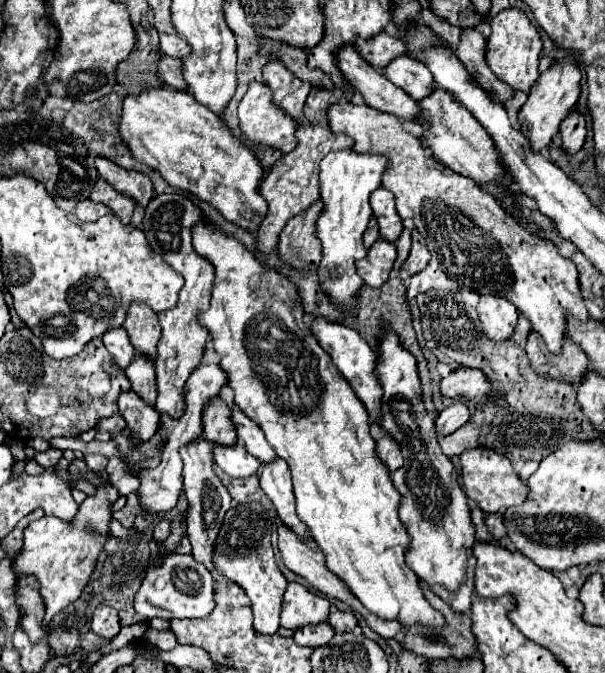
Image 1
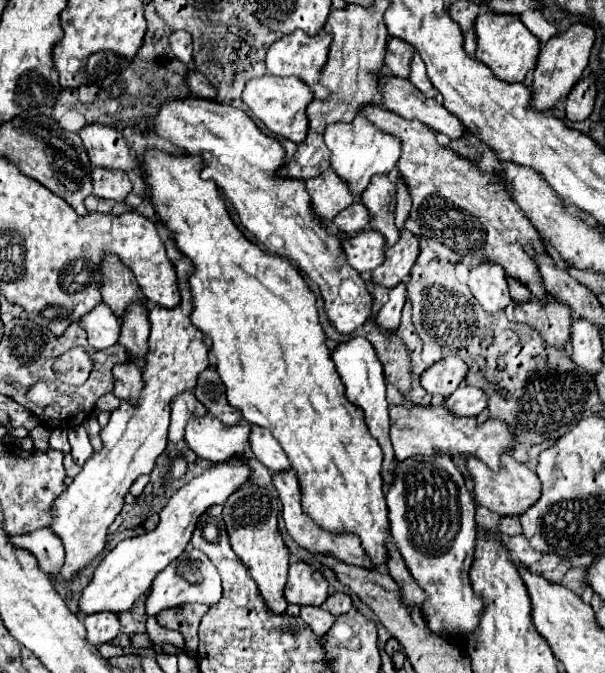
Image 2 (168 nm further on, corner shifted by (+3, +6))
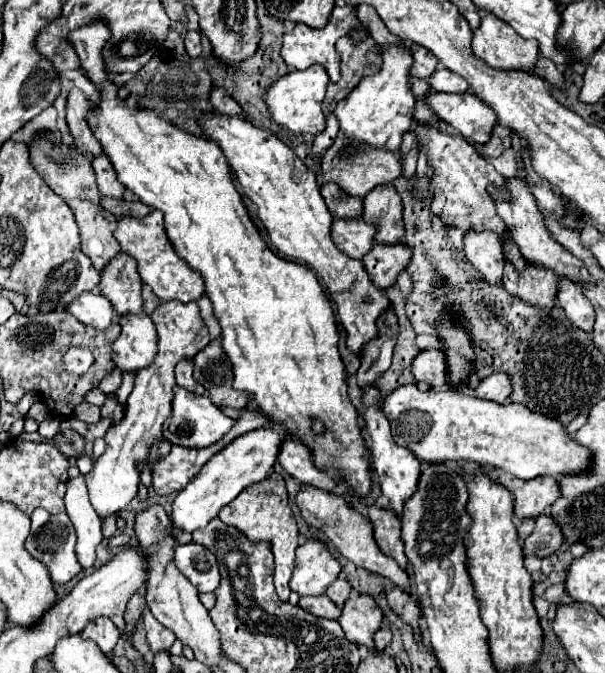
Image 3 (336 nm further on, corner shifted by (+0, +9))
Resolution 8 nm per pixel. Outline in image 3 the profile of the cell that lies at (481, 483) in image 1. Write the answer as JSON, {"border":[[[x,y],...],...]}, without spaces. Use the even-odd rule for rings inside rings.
{"border":[[[509,474],[509,482],[503,482],[501,478],[499,482],[515,496],[515,516],[519,520],[537,518],[559,498],[559,478],[543,476],[535,480],[521,480]]]}

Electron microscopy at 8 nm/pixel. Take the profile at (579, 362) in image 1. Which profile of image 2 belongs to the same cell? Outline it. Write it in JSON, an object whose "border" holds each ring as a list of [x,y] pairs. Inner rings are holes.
{"border":[[[530,301],[516,305],[514,315],[518,323],[536,329],[548,345],[558,349],[566,349],[570,345],[570,327],[574,319],[566,305],[556,301],[550,301],[548,305]]]}

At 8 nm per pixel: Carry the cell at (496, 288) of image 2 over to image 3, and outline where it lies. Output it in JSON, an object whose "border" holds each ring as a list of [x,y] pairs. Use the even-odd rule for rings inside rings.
{"border":[[[465,232],[463,236],[467,260],[483,274],[489,284],[501,284],[505,254],[501,238],[495,232]]]}

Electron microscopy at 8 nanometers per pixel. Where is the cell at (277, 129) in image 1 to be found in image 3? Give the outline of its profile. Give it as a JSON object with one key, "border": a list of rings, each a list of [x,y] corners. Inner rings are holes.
{"border":[[[315,64],[301,72],[289,72],[279,78],[271,88],[267,88],[267,106],[273,120],[295,134],[321,134],[325,130],[325,116],[321,112],[321,102],[325,98],[329,78],[323,66]]]}

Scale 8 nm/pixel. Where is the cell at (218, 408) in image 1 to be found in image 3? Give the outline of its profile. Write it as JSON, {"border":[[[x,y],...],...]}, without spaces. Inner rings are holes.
{"border":[[[221,336],[211,340],[199,354],[193,358],[195,362],[195,380],[203,384],[209,392],[213,404],[217,406],[231,406],[231,408],[247,408],[247,394],[241,390],[233,390],[233,374],[231,362],[227,362],[227,354],[223,354]]]}

